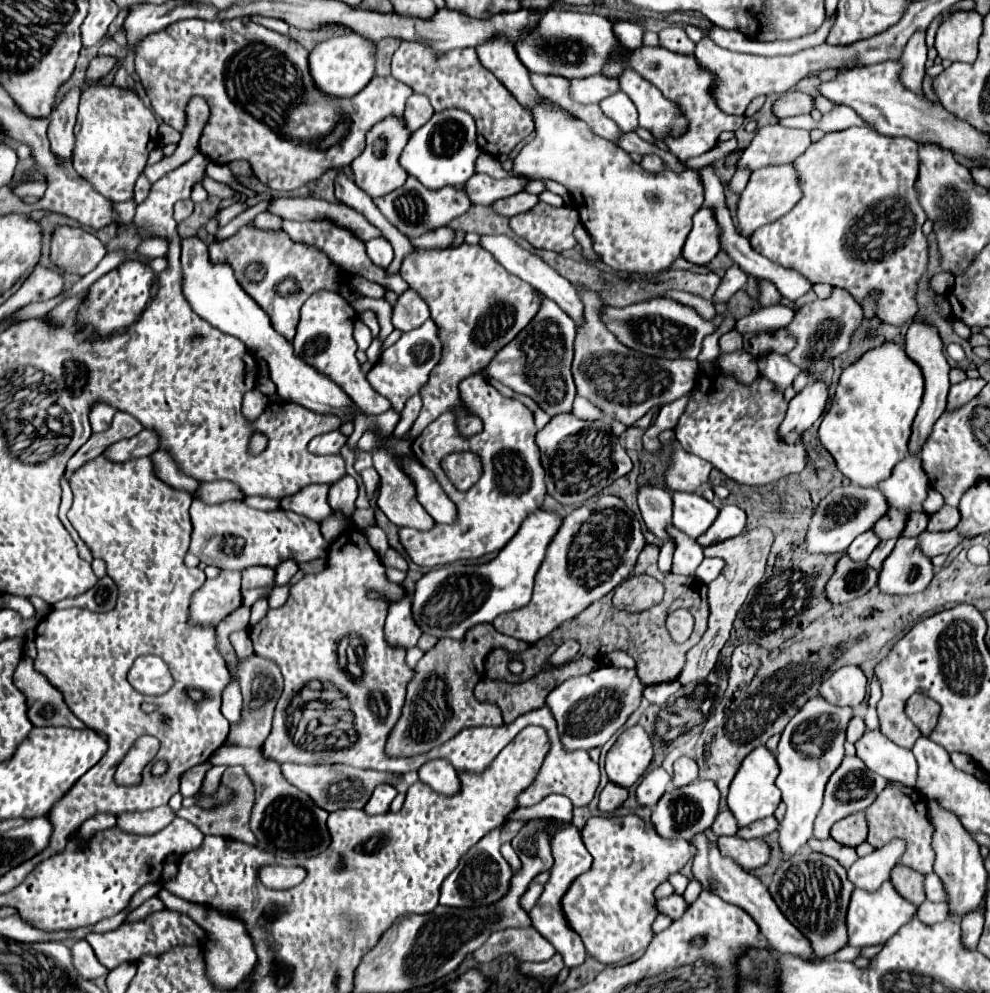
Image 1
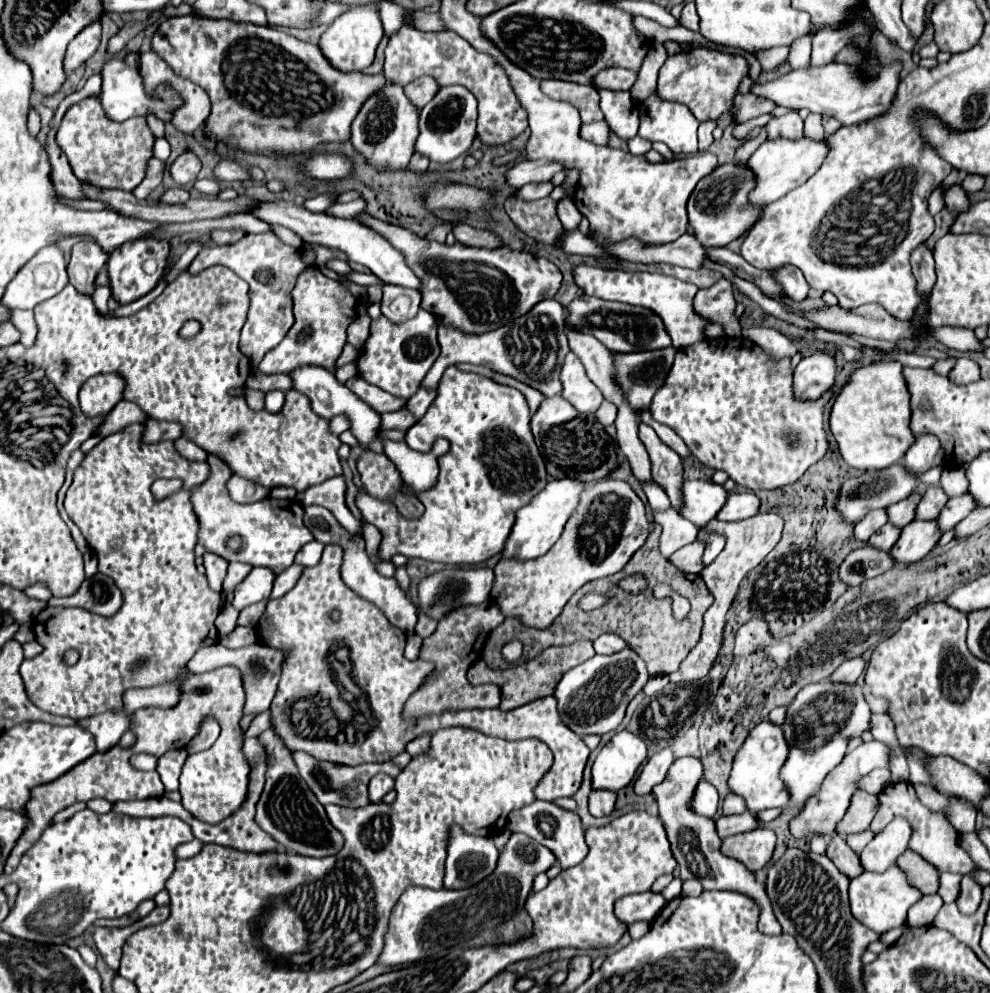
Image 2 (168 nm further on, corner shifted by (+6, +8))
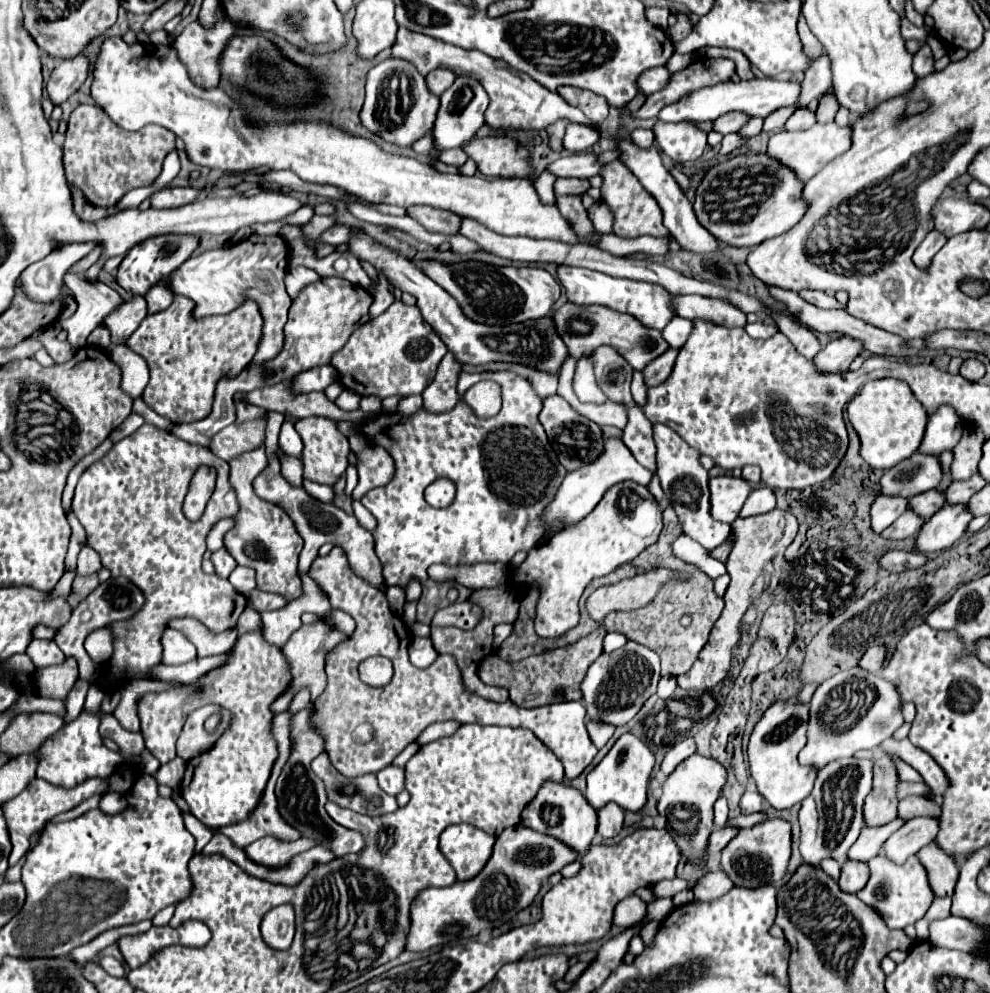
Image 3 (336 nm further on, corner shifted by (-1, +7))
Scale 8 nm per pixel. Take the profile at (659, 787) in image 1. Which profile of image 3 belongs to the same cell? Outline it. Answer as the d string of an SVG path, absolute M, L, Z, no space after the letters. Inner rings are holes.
M685 738L685 740L681 740L681 742L677 742L667 754L665 754L665 758L663 758L663 762L661 762L661 772L665 774L665 776L669 776L685 758L689 758L691 754L695 754L695 742L693 742L693 738Z

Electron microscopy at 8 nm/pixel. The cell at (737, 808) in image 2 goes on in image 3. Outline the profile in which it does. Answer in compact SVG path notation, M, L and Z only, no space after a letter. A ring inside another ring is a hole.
M745 790L745 794L741 796L741 802L739 802L739 808L741 808L741 814L761 812L765 808L763 806L763 796L759 796L755 790Z

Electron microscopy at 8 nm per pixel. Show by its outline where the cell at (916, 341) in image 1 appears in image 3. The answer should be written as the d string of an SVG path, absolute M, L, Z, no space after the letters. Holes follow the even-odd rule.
M931 230L931 232L927 234L927 238L919 244L919 248L917 248L915 254L913 254L915 266L921 268L921 270L927 270L927 268L931 266L933 256L941 250L941 246L943 246L945 242L947 242L947 238L945 238L943 234L939 234L937 230Z

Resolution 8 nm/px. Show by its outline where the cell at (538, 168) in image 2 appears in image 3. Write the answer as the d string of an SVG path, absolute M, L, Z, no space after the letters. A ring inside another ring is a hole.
M569 154L551 162L547 170L557 178L591 178L599 174L601 164L595 154Z

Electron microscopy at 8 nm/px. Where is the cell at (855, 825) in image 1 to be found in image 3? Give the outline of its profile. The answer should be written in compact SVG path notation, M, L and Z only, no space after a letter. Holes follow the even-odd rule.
M889 756L875 760L875 778L873 790L865 798L863 818L867 826L883 826L895 820L897 814L897 772Z

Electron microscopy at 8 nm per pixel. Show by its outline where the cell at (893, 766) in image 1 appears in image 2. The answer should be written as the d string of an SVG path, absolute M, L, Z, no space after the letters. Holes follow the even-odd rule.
M878 741L862 743L858 749L846 753L842 763L836 765L832 769L832 773L828 773L828 777L822 781L822 785L816 791L816 795L812 795L806 801L804 809L790 821L790 833L796 839L804 839L804 837L812 837L812 835L834 837L836 835L836 825L842 819L842 815L848 811L850 799L856 793L856 781L860 781L860 777L868 775L872 769L886 767L886 765L888 765L888 747L878 743Z

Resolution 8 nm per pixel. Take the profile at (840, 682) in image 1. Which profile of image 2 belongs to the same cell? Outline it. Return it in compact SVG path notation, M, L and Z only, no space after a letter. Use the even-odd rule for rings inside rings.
M854 657L854 659L848 659L844 661L836 673L830 677L830 681L842 681L842 683L856 683L858 677L862 675L866 667L866 661L862 657Z

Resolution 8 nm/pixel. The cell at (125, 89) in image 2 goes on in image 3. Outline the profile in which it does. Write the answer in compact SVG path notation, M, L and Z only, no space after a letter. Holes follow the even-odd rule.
M107 38L101 44L101 54L95 64L91 84L91 96L97 106L101 106L111 120L123 130L139 130L147 124L159 124L185 142L185 150L189 158L211 170L231 170L231 172L247 172L255 168L271 168L271 170L291 170L305 182L315 184L333 184L347 192L357 194L369 202L385 202L395 206L431 206L437 210L449 210L457 216L477 220L479 224L509 236L529 236L529 238L547 238L561 240L567 244L577 244L579 238L573 234L567 220L561 216L557 206L545 206L539 202L539 196L533 184L527 178L505 178L505 180L487 180L479 176L461 176L447 174L435 170L431 164L423 164L415 158L385 154L375 142L367 138L357 138L351 134L343 134L325 124L313 122L295 122L291 126L275 124L275 126L249 126L243 122L243 110L239 104L231 102L229 96L221 88L203 90L189 80L187 68L177 60L177 54L171 46L155 46L137 42L133 46L125 44L121 38Z

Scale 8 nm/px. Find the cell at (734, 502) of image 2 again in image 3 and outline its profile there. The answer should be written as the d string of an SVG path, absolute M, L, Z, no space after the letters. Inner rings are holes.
M755 488L751 490L749 498L745 500L739 516L741 518L749 518L749 516L757 516L757 514L765 514L769 510L775 508L775 494L771 488Z

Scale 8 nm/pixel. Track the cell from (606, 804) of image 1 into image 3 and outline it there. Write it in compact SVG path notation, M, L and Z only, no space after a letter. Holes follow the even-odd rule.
M609 802L603 808L599 808L597 814L599 814L599 826L597 826L599 834L603 834L605 838L611 838L621 830L621 826L623 826L623 808L621 806L617 806L615 802Z

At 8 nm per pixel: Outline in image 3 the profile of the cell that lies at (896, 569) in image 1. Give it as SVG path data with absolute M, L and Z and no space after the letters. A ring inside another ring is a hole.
M965 504L943 506L919 530L915 538L915 552L939 552L953 546L965 534L971 518L973 516L965 510Z

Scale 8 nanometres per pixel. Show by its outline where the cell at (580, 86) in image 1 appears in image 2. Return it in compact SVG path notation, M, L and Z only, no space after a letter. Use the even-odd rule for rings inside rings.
M610 67L604 69L596 75L596 85L602 89L614 89L614 91L630 91L634 81L636 81L638 73L630 71L630 69L618 69L618 67Z

